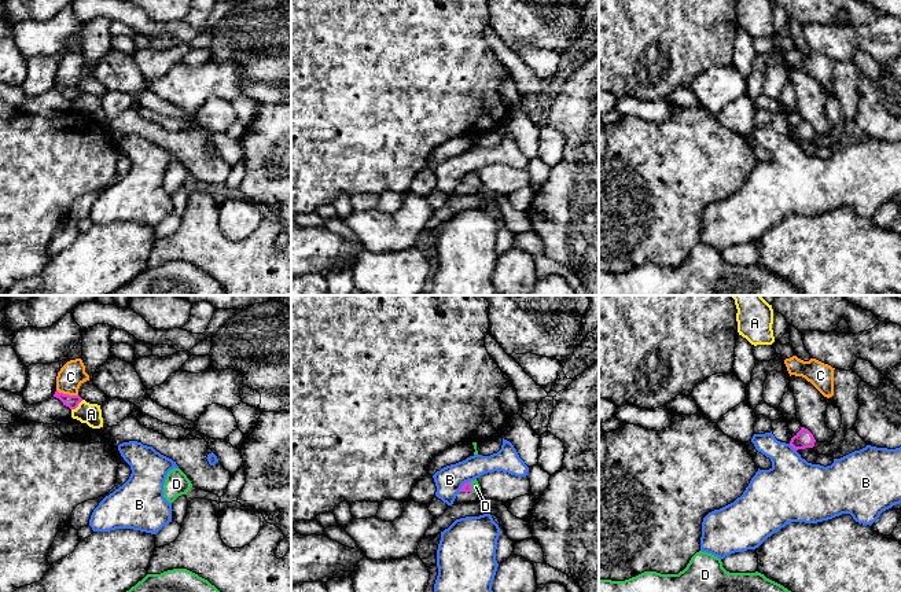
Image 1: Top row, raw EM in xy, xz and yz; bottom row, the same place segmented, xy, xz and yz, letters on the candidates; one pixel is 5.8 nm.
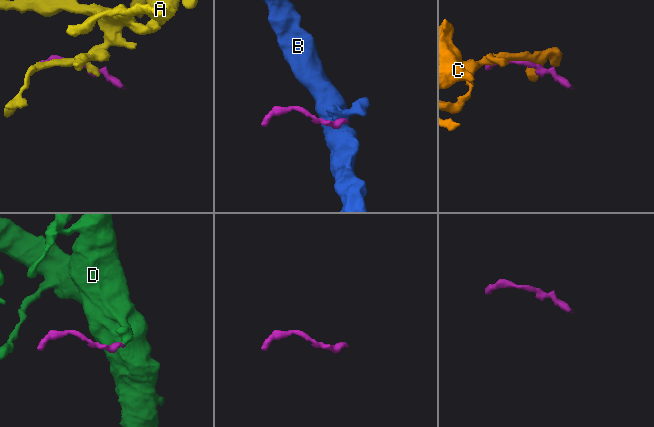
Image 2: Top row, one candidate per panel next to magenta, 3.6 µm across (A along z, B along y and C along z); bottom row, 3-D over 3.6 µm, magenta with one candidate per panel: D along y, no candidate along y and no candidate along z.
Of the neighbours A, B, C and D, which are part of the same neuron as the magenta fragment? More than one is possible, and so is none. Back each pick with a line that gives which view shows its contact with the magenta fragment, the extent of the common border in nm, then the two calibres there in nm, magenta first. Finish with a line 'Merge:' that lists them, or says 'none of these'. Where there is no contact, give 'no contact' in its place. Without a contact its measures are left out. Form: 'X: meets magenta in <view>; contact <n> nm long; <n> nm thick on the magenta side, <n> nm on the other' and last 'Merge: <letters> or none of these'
D: meets magenta in xz; contact 70 nm long; 50 nm thick on the magenta side, 50 nm on the other
Merge: D

